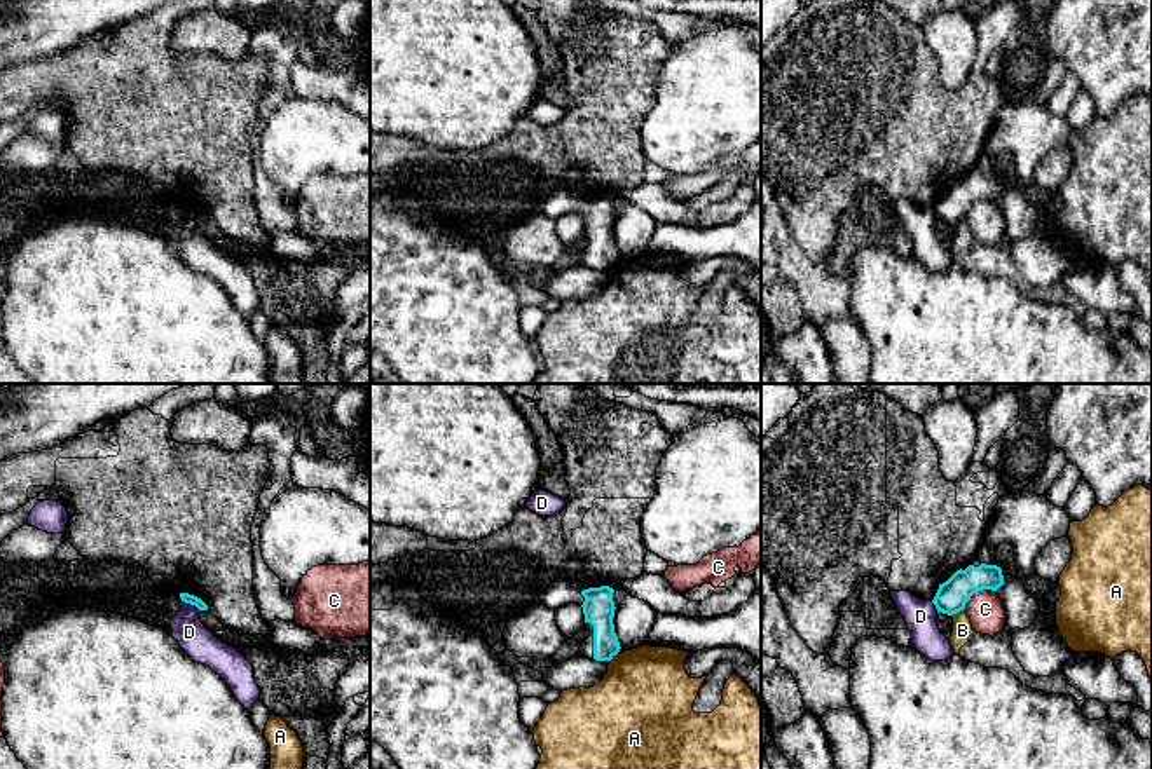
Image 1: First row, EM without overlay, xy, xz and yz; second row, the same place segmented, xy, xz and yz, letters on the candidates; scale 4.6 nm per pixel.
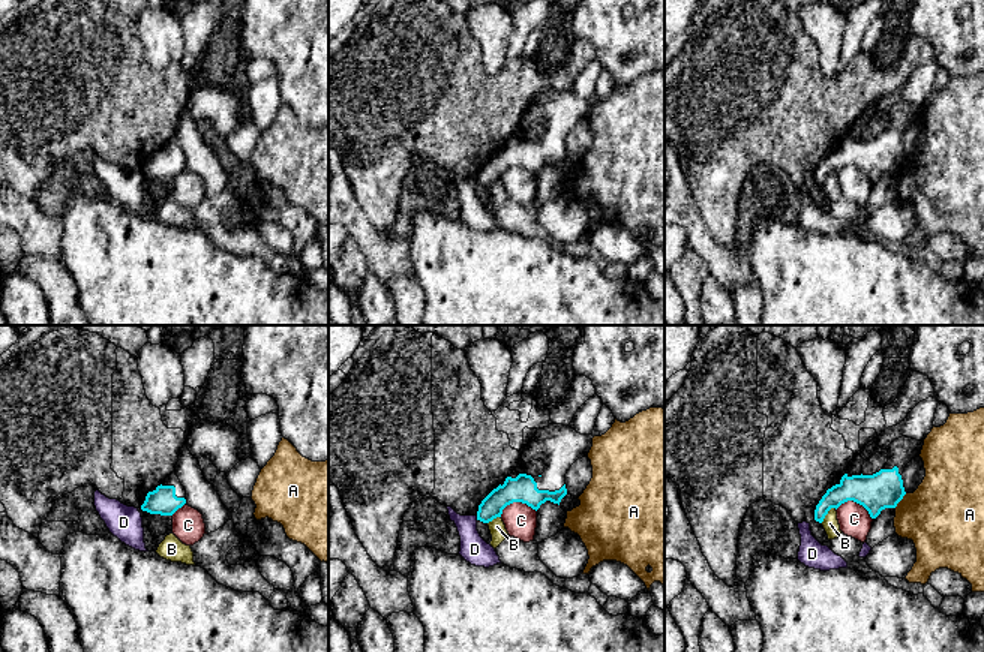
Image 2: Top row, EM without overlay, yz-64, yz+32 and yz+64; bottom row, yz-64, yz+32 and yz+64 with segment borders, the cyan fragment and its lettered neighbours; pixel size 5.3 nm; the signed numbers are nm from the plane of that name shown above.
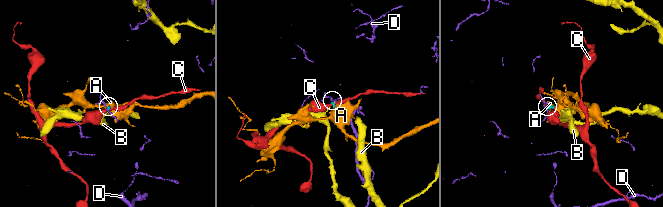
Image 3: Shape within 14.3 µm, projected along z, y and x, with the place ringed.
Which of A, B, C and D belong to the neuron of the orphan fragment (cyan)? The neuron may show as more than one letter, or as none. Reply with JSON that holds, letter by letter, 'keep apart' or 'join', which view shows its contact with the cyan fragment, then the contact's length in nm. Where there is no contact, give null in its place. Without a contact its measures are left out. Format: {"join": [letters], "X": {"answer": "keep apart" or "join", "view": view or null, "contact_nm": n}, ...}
{"join": [], "A": {"answer": "keep apart", "view": "xz", "contact_nm": 60}, "B": {"answer": "keep apart", "view": "yz", "contact_nm": 60}, "C": {"answer": "keep apart", "view": "yz", "contact_nm": 180}, "D": {"answer": "keep apart", "view": "xy", "contact_nm": 90}}

